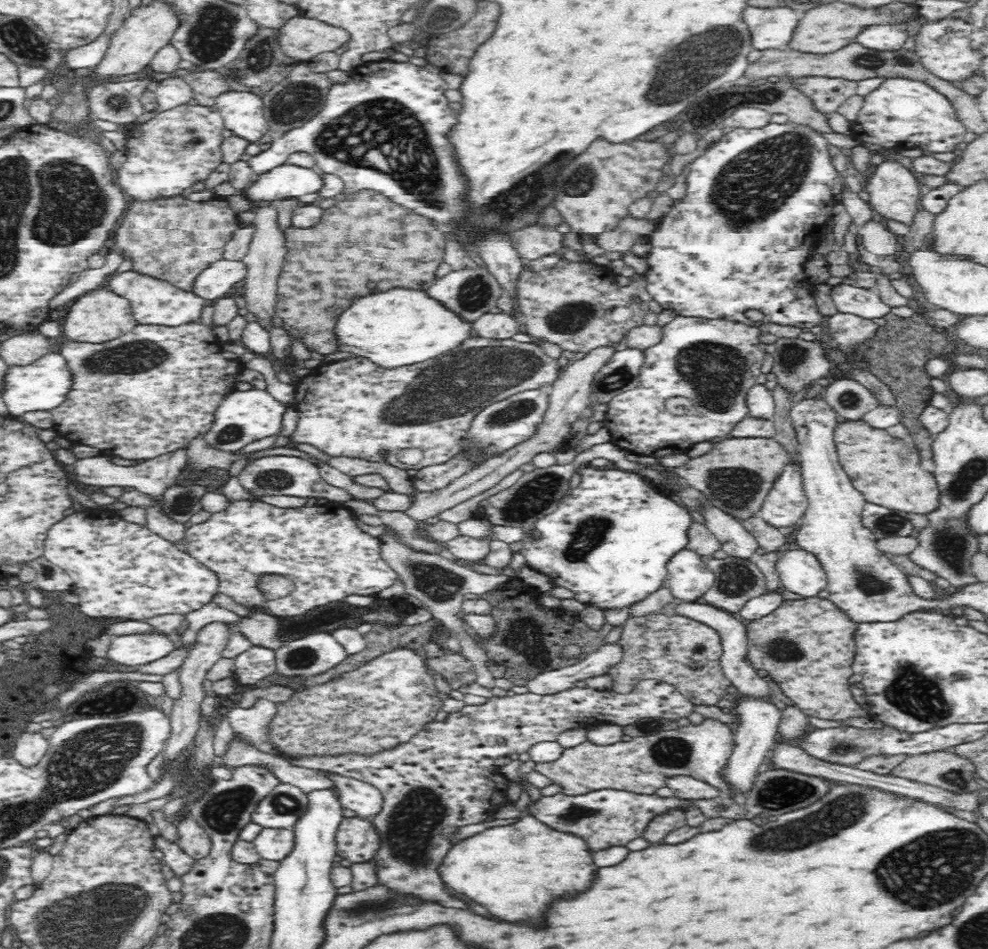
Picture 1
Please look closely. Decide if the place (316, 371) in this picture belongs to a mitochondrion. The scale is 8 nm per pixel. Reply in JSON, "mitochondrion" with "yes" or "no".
{"mitochondrion":"no"}

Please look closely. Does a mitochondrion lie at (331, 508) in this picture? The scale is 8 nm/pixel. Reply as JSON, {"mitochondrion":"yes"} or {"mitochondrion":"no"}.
{"mitochondrion":"no"}

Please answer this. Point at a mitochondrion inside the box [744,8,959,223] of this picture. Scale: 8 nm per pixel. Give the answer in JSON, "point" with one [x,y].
{"point":[868,62]}

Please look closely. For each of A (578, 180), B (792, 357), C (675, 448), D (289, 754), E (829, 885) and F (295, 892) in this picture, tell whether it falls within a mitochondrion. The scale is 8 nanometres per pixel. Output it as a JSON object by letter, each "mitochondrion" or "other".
{"A":"mitochondrion","B":"mitochondrion","C":"other","D":"other","E":"other","F":"other"}

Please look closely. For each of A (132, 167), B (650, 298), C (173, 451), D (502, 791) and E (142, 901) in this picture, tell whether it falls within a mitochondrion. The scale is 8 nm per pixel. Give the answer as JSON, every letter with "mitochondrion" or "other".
{"A":"other","B":"other","C":"other","D":"other","E":"mitochondrion"}

